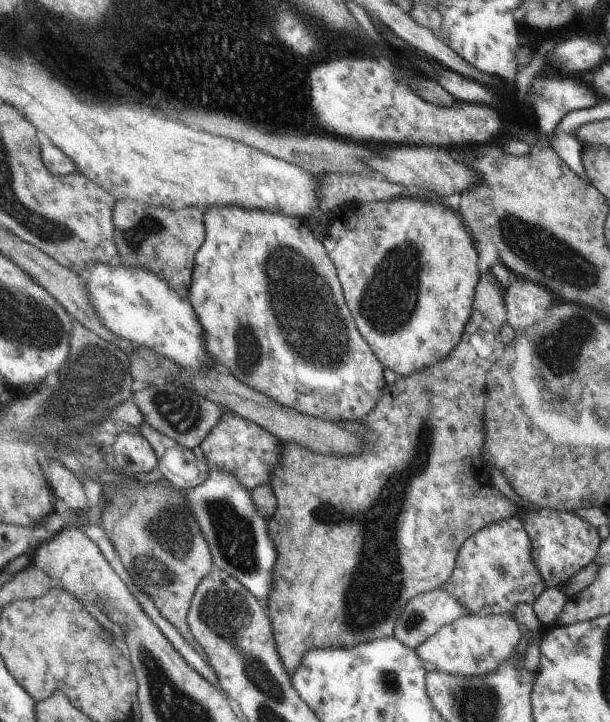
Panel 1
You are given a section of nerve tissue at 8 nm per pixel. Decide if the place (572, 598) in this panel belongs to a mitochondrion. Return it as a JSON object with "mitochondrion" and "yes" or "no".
{"mitochondrion":"no"}

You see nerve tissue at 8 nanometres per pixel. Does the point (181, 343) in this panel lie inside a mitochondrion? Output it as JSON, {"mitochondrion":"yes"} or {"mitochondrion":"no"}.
{"mitochondrion":"no"}

